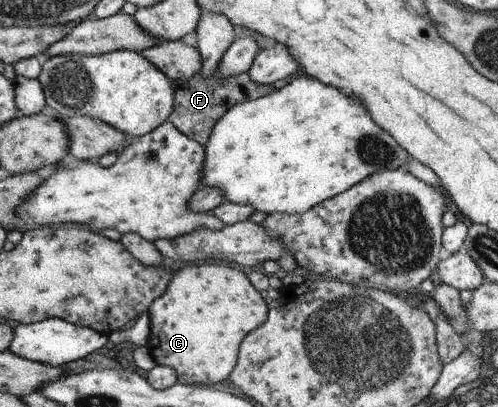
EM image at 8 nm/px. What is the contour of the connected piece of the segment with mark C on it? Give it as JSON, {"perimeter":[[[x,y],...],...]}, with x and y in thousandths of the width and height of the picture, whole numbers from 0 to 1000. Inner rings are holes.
{"perimeter":[[[448,646],[402,654],[388,649],[361,658],[343,678],[331,722],[303,742],[303,754],[295,762],[303,796],[295,855],[313,897],[333,897],[355,914],[363,946],[420,946],[456,934],[472,907],[488,830],[536,786],[532,722],[512,713],[482,658]]]}

